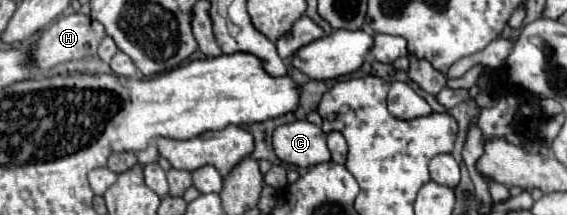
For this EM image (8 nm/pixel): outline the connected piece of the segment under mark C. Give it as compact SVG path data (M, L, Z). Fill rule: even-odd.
M292 121L274 129L276 155L296 167L312 167L330 161L326 133L308 121Z

